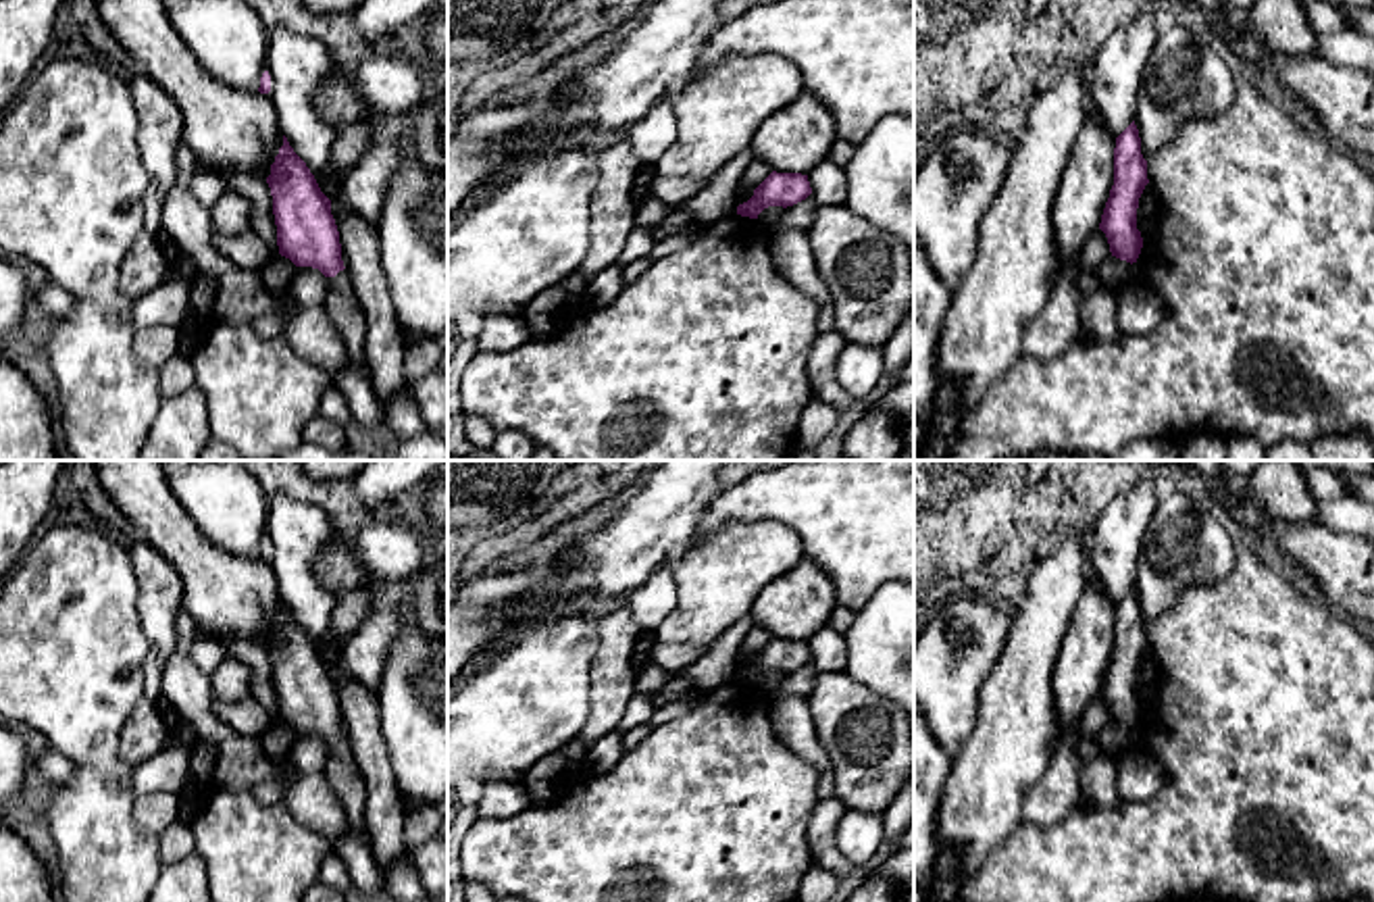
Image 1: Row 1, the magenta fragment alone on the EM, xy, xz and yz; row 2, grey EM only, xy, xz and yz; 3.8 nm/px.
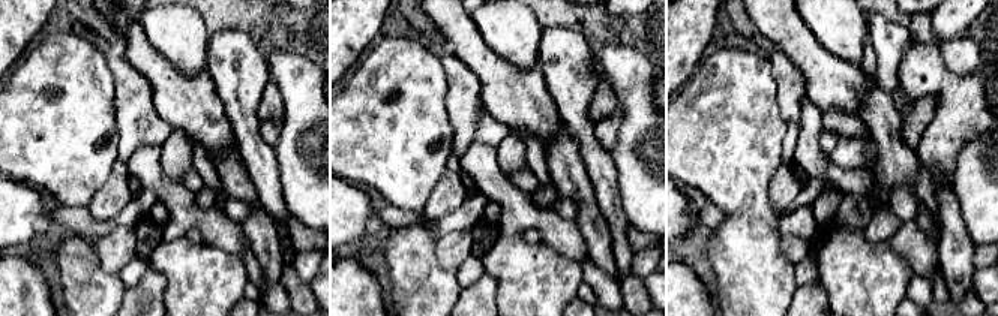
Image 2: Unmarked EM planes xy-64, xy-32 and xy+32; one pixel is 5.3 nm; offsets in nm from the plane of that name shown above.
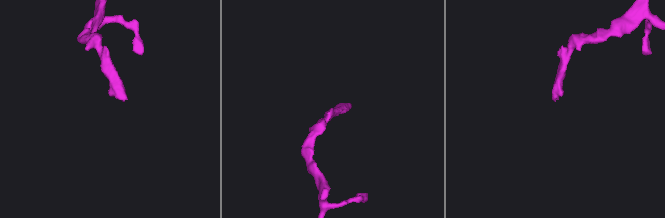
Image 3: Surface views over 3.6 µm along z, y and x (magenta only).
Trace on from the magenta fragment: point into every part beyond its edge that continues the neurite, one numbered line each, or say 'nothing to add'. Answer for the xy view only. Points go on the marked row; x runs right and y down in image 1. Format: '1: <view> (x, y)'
1: xy (340, 303)

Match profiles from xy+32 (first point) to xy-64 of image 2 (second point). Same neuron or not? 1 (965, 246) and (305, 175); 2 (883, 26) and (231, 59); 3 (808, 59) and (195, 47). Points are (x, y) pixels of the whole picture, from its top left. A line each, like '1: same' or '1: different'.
1: different
2: same
3: different

